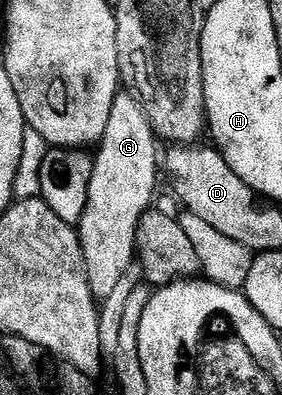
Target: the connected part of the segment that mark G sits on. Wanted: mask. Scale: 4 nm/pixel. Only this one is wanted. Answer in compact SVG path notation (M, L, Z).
M127 91L117 93L114 107L110 107L110 123L106 123L106 131L94 153L90 175L90 199L86 199L86 211L78 226L90 291L97 299L112 294L118 279L122 279L122 275L133 268L134 258L137 256L138 223L142 215L154 205L152 196L156 193L156 145L158 146L156 130L146 119L140 104Z

